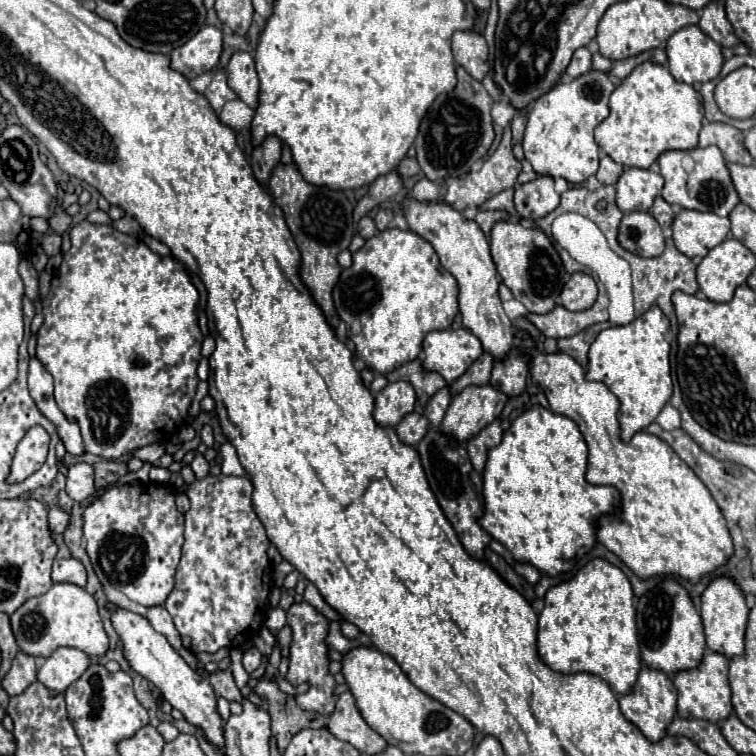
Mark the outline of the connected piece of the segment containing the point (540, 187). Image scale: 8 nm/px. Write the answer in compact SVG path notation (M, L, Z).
M541 175L529 183L517 185L513 203L521 217L525 219L541 219L549 215L559 205L559 195L555 193L553 177Z

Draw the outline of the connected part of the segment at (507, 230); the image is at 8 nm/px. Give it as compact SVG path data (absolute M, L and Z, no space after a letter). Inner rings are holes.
M499 221L495 223L491 235L491 257L497 265L497 273L501 275L503 283L511 289L513 297L519 299L529 313L549 313L559 301L561 289L569 279L561 257L553 249L549 237L541 229L523 227L519 223Z

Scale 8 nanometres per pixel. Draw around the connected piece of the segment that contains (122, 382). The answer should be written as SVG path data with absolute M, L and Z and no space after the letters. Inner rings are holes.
M83 221L71 229L71 249L63 255L63 263L59 267L59 273L53 277L51 291L43 299L45 321L37 333L37 357L45 365L45 369L53 375L57 407L65 413L69 421L75 421L79 425L87 453L105 459L119 459L139 447L151 443L167 443L181 425L191 423L189 407L199 383L197 365L201 359L201 343L203 343L203 333L197 325L197 301L199 301L199 293L189 281L183 263L177 261L175 257L161 257L153 253L149 247L145 247L143 243L137 243L127 235L119 235L107 225L91 225Z

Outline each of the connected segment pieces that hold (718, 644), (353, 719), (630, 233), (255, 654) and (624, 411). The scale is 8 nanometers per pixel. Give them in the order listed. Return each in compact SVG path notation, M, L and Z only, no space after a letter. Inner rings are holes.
M719 577L719 579L711 581L711 585L701 595L701 619L703 619L703 627L705 627L707 647L729 659L745 653L743 641L745 641L747 615L749 615L749 609L745 605L745 597L731 579Z
M349 691L339 695L337 707L335 707L333 715L329 717L327 729L337 739L351 743L361 753L377 755L387 749L387 741L367 725L367 721L361 717L361 713L355 705L355 699Z
M633 211L625 213L617 233L619 245L639 257L659 257L665 249L665 237L661 225L651 213Z
M251 647L249 651L245 651L245 655L243 655L243 667L245 667L245 671L253 673L255 669L259 669L261 659L263 659L263 655L255 647Z
M653 305L633 323L601 331L589 349L589 365L585 377L589 381L605 383L619 397L619 423L623 441L629 441L637 431L651 425L665 403L671 399L673 385L669 367L669 343L665 339L667 331L667 317L657 305Z

